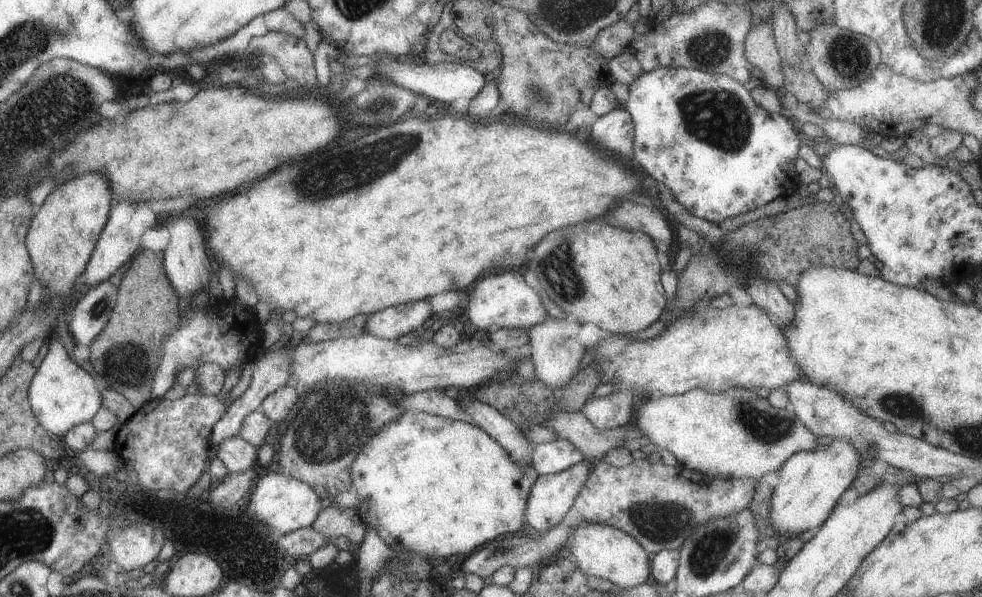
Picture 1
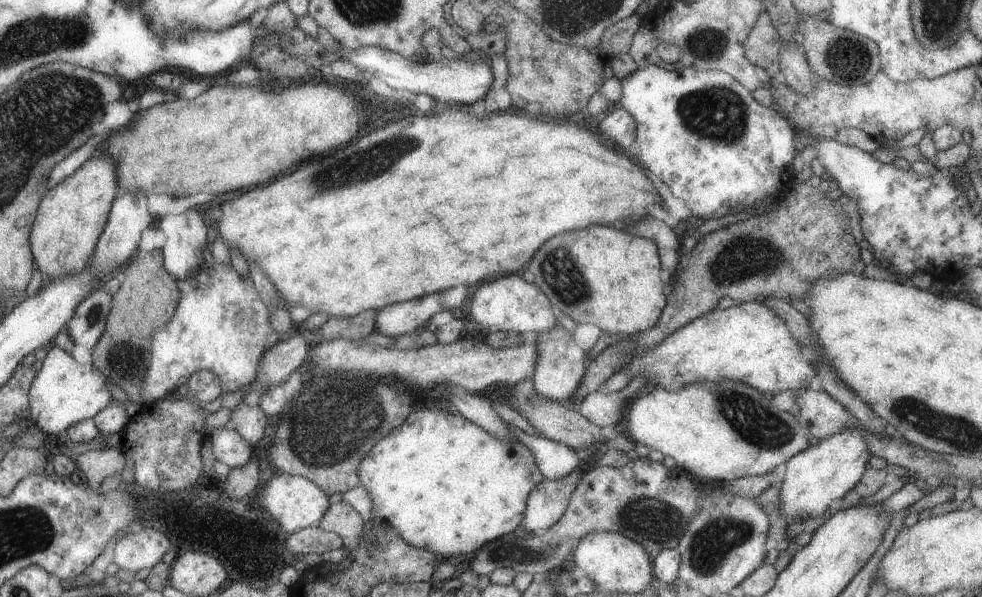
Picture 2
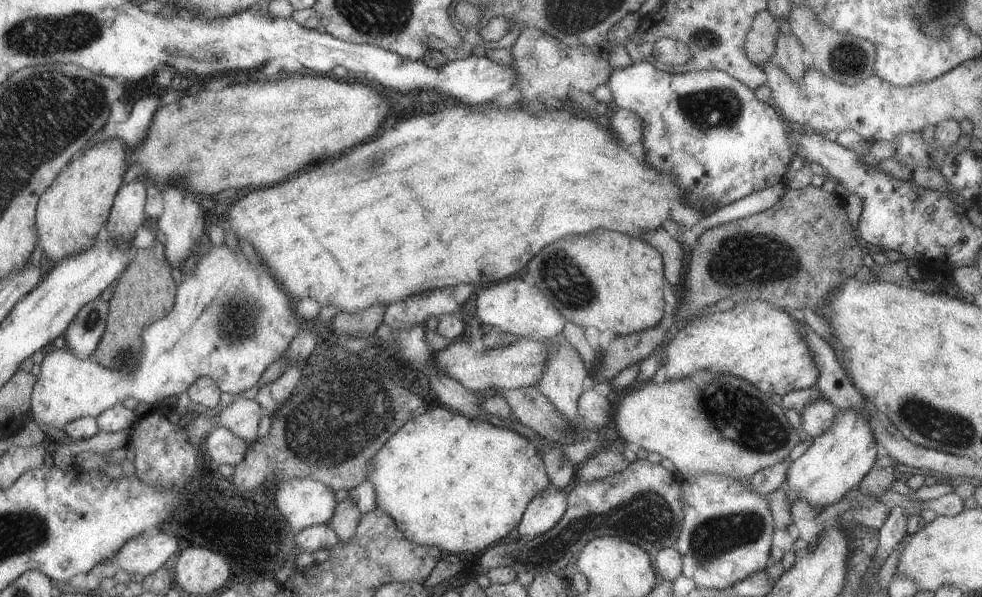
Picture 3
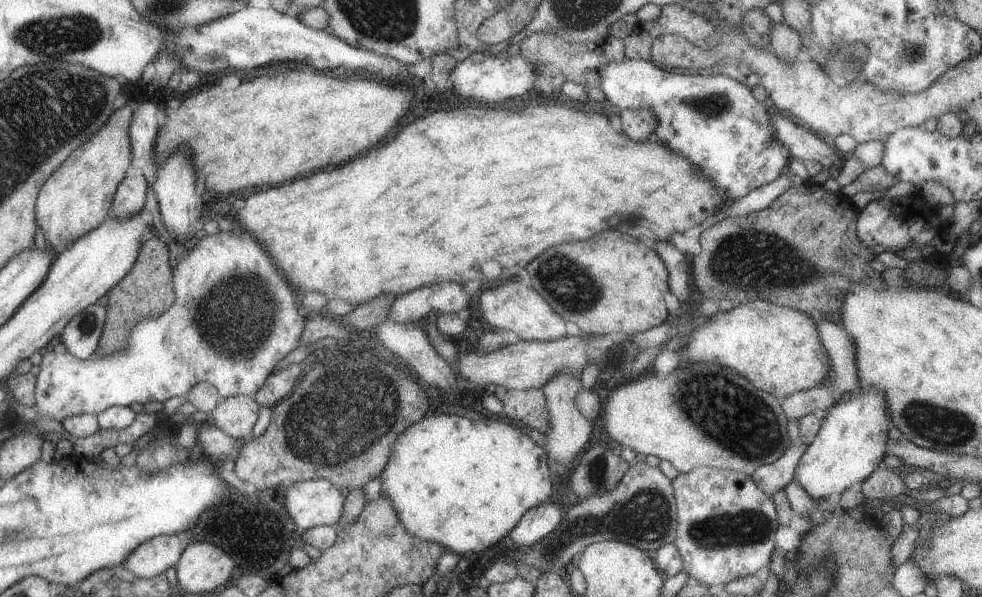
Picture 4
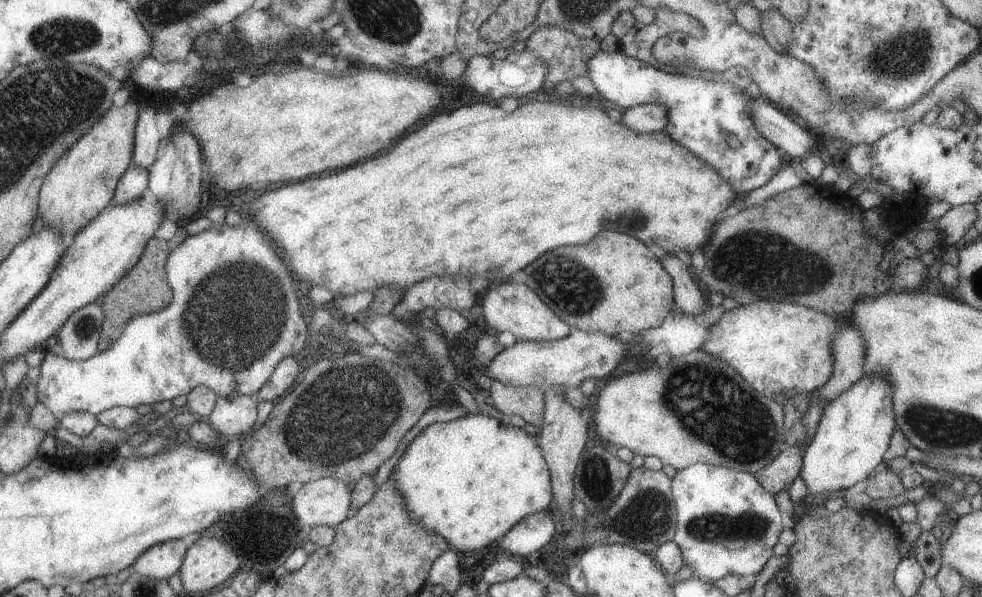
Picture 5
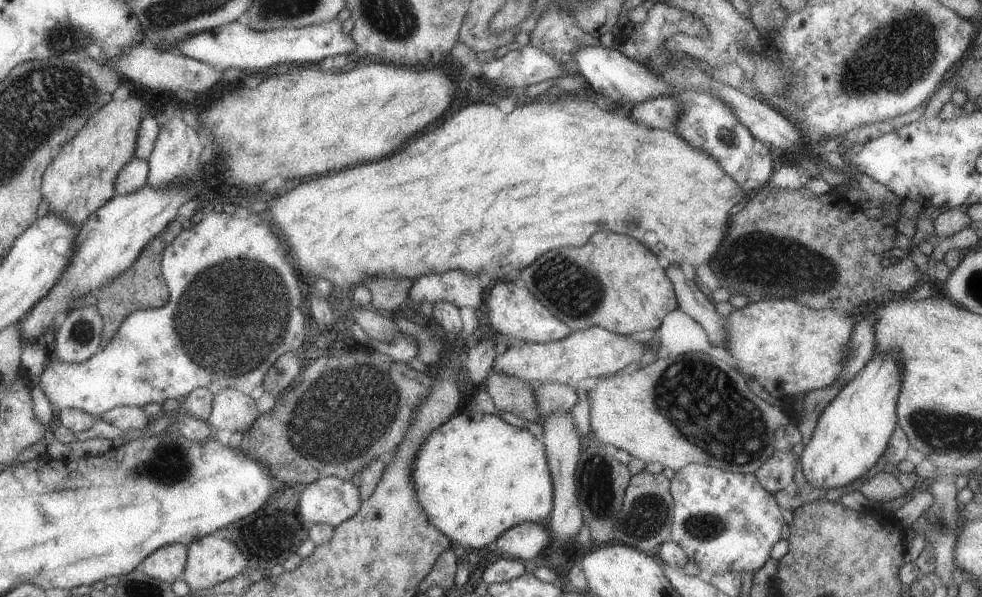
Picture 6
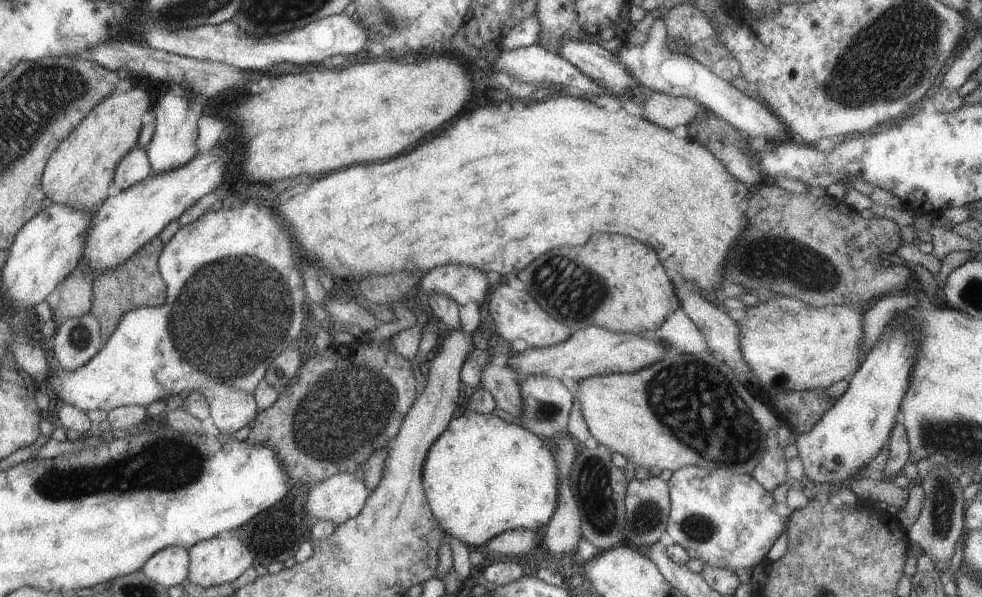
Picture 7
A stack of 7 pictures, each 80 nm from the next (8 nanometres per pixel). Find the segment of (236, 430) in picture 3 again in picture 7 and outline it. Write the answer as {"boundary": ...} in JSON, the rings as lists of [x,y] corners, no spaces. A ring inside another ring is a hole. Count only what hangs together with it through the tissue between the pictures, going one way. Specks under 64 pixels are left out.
{"boundary":[[[213,385],[211,388],[199,392],[207,399],[211,420],[221,434],[233,435],[242,426],[250,425],[259,411],[252,395],[227,385]]]}

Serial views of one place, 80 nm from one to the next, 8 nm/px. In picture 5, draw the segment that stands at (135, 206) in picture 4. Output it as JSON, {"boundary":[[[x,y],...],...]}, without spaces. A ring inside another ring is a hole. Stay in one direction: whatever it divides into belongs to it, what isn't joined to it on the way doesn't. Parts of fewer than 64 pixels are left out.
{"boundary":[[[130,164],[117,181],[112,202],[117,205],[124,205],[147,194],[148,172]]]}

